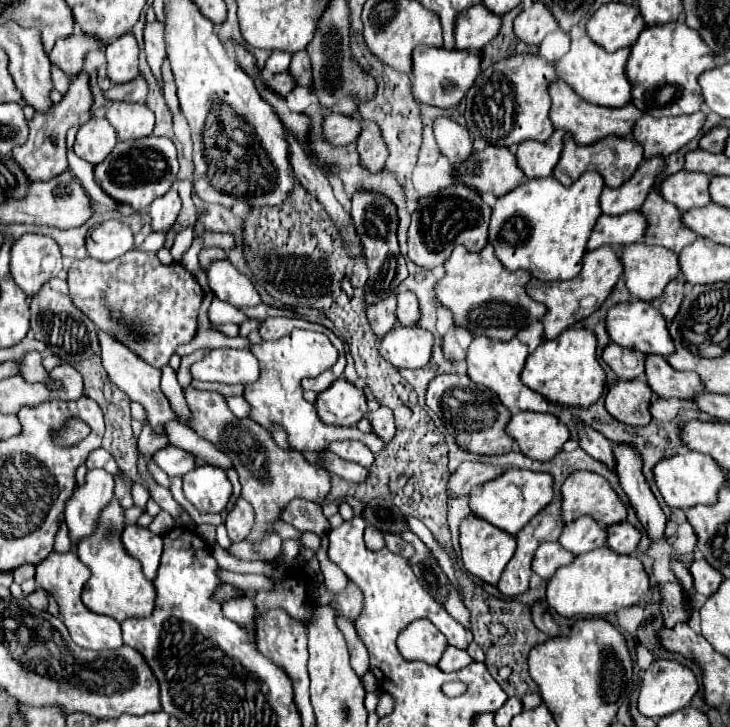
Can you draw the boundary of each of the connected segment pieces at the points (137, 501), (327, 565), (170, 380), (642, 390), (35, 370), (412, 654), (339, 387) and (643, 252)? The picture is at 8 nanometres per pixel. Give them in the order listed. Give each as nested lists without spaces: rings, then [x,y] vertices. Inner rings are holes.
[[[132,482],[131,495],[134,504],[142,507],[142,509],[144,509],[144,512],[146,512],[146,503],[150,498],[148,491],[144,489],[141,484]]]
[[[322,547],[316,551],[316,557],[320,561],[320,569],[324,575],[324,587],[328,589],[328,593],[340,593],[346,587],[346,581],[348,581],[346,575],[334,563],[328,561],[328,555]]]
[[[168,365],[162,367],[162,393],[168,397],[168,401],[170,401],[170,405],[172,405],[172,411],[176,413],[178,421],[190,425],[192,413],[190,413],[190,409],[188,409],[188,405],[186,405],[182,387],[180,387],[178,381],[176,381],[176,373],[174,373]]]
[[[618,379],[608,387],[606,393],[606,409],[626,425],[648,425],[650,413],[648,405],[652,399],[652,391],[646,385],[646,379]]]
[[[28,351],[16,361],[18,361],[18,375],[24,377],[26,381],[30,381],[30,383],[44,383],[50,391],[62,387],[62,383],[50,379],[50,373],[42,367],[42,355],[38,351]]]
[[[418,619],[410,623],[396,641],[398,651],[408,661],[424,661],[436,665],[448,647],[446,637],[428,619]]]
[[[338,379],[330,389],[318,395],[316,411],[326,425],[356,425],[366,415],[368,407],[362,389],[346,379]]]
[[[624,245],[620,263],[624,265],[624,281],[628,291],[640,301],[660,297],[670,277],[680,273],[678,257],[670,249],[662,249],[658,245]]]

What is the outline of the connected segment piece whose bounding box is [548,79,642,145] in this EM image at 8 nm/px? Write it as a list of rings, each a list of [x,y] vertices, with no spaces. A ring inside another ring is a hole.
[[[554,79],[548,85],[548,93],[552,99],[550,121],[552,121],[554,129],[566,129],[578,145],[590,145],[590,141],[600,141],[602,137],[608,137],[610,133],[614,133],[618,137],[630,135],[634,121],[642,115],[638,109],[634,109],[632,103],[628,103],[620,109],[608,109],[608,107],[598,107],[598,105],[586,103],[580,95],[574,93],[574,89],[570,89],[570,85],[562,83],[560,79]]]

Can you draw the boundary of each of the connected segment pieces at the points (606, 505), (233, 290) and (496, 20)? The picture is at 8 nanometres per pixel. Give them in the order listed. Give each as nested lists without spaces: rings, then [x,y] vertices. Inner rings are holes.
[[[590,471],[570,473],[562,483],[562,519],[566,523],[590,515],[600,525],[622,523],[626,519],[626,507],[604,477]]]
[[[216,259],[206,267],[208,285],[214,295],[234,307],[252,307],[262,303],[250,279],[236,271],[228,259]]]
[[[482,3],[472,5],[456,15],[454,19],[454,39],[460,51],[480,51],[490,43],[500,29],[500,17],[486,13]]]

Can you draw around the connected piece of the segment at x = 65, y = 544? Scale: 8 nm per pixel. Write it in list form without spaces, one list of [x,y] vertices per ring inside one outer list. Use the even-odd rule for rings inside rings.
[[[62,523],[60,525],[60,531],[58,531],[58,537],[56,537],[56,543],[54,543],[54,551],[56,553],[66,553],[70,551],[70,537],[66,533],[66,525]]]

